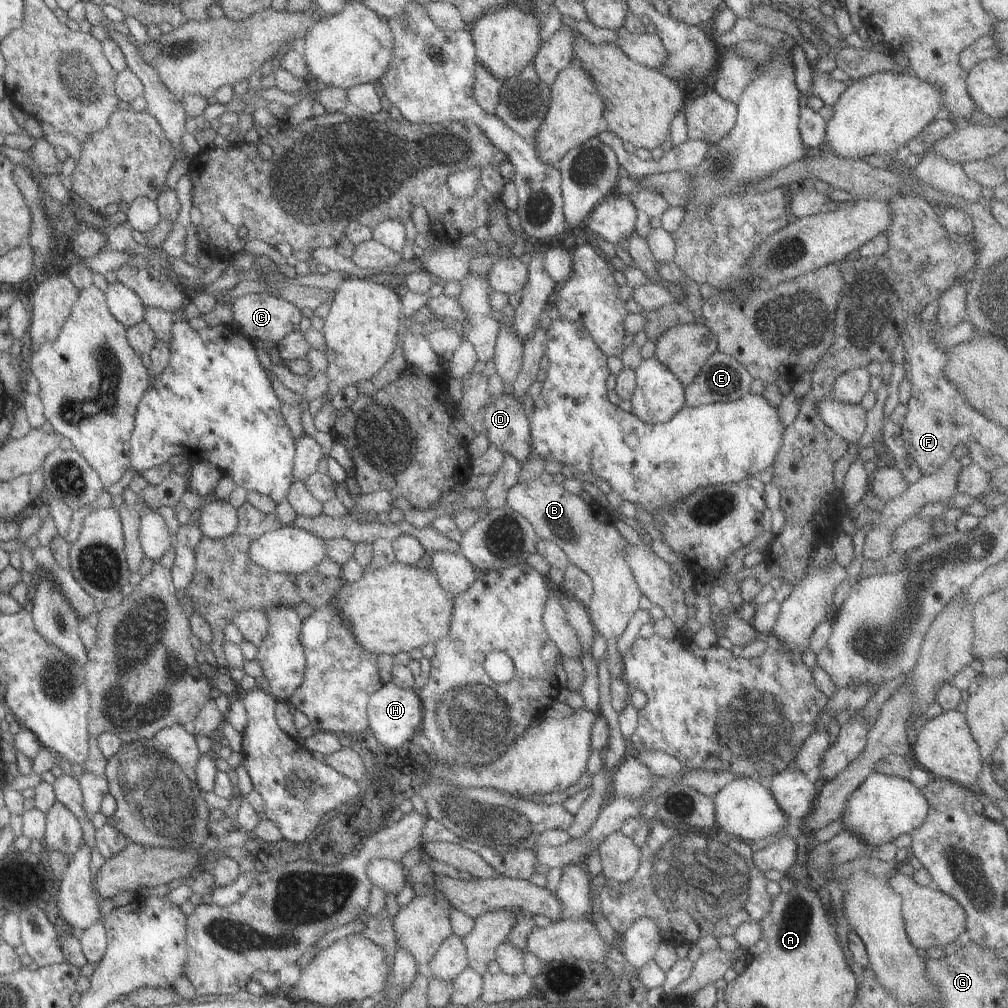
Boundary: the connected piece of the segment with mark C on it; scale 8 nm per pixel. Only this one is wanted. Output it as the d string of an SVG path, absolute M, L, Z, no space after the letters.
M249 293L237 297L230 309L234 325L251 341L256 340L265 351L270 350L271 346L277 346L280 338L286 334L297 331L298 322L302 317L300 310L293 304L266 293Z

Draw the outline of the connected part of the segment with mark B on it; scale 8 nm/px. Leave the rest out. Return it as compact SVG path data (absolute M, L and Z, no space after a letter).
M539 478L526 482L516 482L506 492L506 504L513 512L522 516L543 540L555 543L567 557L568 564L588 574L592 582L592 593L585 604L594 632L606 640L606 651L603 658L607 661L607 670L611 677L623 677L621 655L617 652L615 643L619 635L625 630L629 618L635 610L639 609L637 602L641 598L641 591L637 588L633 575L624 559L624 548L627 541L615 528L616 516L611 516L607 509L594 503L585 503L578 495L570 493L563 484L543 484Z

